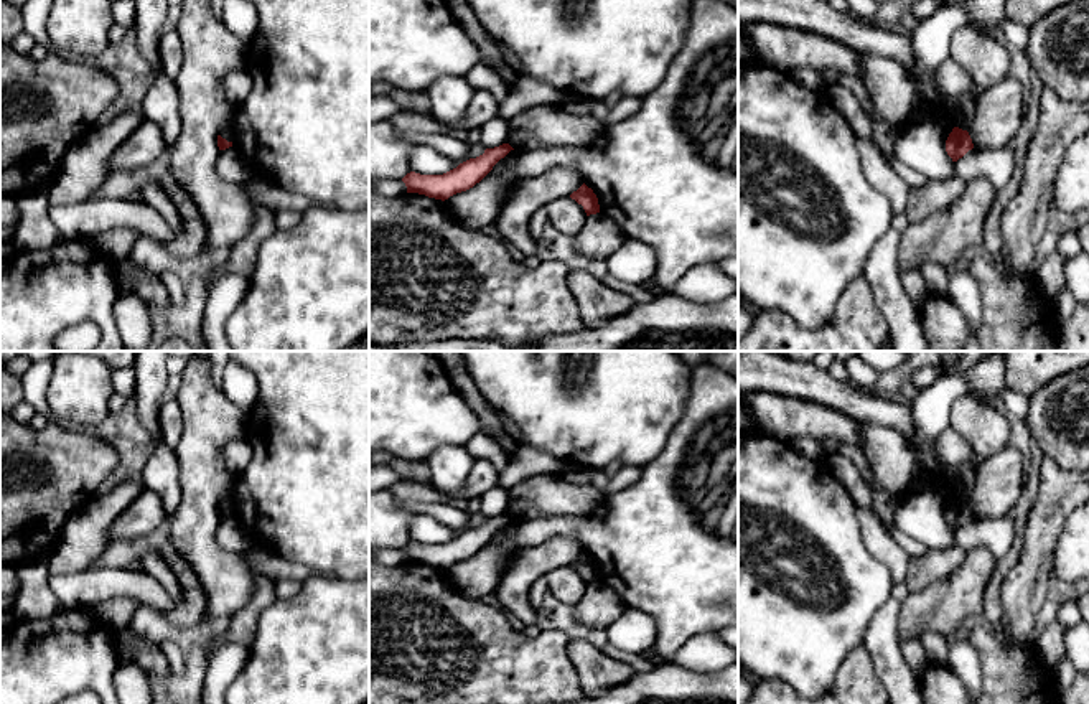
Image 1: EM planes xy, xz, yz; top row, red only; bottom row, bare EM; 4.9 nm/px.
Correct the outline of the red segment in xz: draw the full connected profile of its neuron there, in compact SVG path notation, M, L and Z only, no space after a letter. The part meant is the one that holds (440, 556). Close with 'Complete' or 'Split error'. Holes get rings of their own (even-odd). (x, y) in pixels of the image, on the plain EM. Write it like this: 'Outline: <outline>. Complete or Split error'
Outline: M502 513L494 518L486 518L483 524L466 529L443 544L420 544L410 541L402 551L407 556L407 562L418 562L445 570L479 552L511 519L514 518L509 513Z. Complete

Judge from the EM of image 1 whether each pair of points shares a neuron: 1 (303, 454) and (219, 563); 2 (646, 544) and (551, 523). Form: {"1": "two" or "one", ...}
{"1": "two", "2": "one"}

